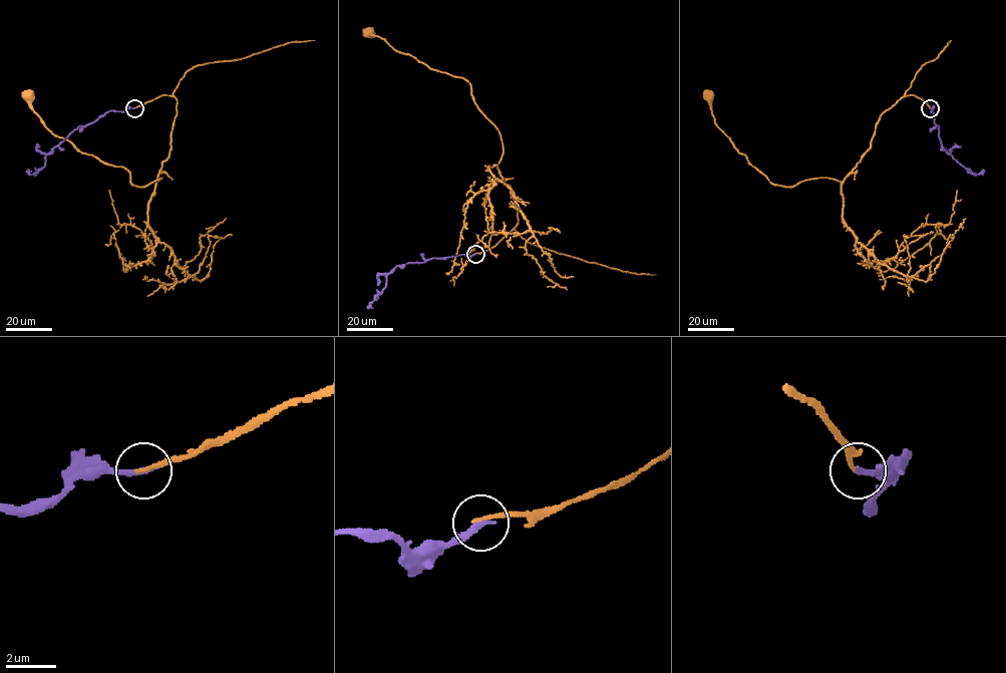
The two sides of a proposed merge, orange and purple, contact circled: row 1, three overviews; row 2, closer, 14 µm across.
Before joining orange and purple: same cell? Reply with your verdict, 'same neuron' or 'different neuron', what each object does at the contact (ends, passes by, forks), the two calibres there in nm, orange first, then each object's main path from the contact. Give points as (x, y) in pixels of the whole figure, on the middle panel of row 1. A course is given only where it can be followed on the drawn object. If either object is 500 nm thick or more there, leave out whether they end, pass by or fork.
different neuron; orange ends there; purple ends there; 150 nm thick on the orange side, 280 nm on the other; orange runs (474, 254), (492, 248), (518, 221), (497, 165), (498, 129), (466, 80), (429, 68), (368, 32); purple runs (474, 254), (397, 265), (387, 275), (386, 285), (368, 309)

